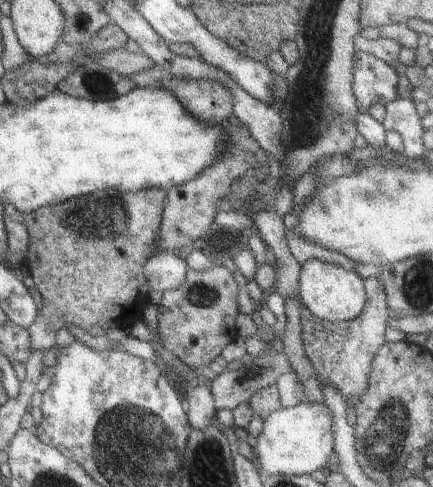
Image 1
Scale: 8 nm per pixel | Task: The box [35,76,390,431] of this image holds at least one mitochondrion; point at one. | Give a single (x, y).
(111, 213)

